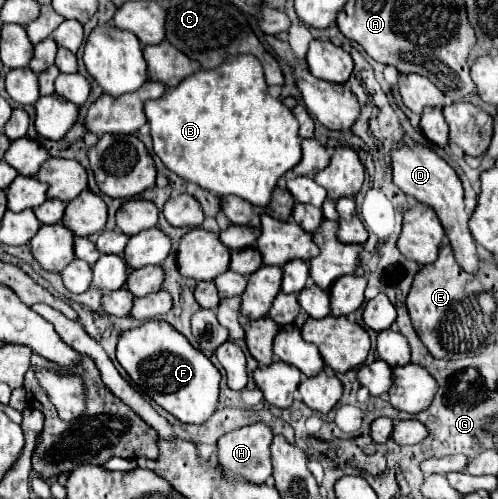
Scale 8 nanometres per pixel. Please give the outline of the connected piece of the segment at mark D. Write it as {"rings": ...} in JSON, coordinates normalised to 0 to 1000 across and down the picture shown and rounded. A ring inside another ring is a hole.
{"rings":[[[791,285],[787,289],[787,305],[783,305],[783,321],[787,321],[787,357],[791,369],[819,393],[831,393],[839,405],[859,409],[863,417],[871,417],[871,425],[880,429],[892,465],[904,481],[904,493],[912,501],[916,525],[944,549],[960,545],[960,505],[956,505],[956,489],[948,481],[944,457],[940,457],[940,441],[944,433],[932,425],[932,381],[928,381],[928,365],[916,353],[912,337],[904,337],[871,301],[863,301],[859,293],[847,289],[815,289],[815,285]]]}

